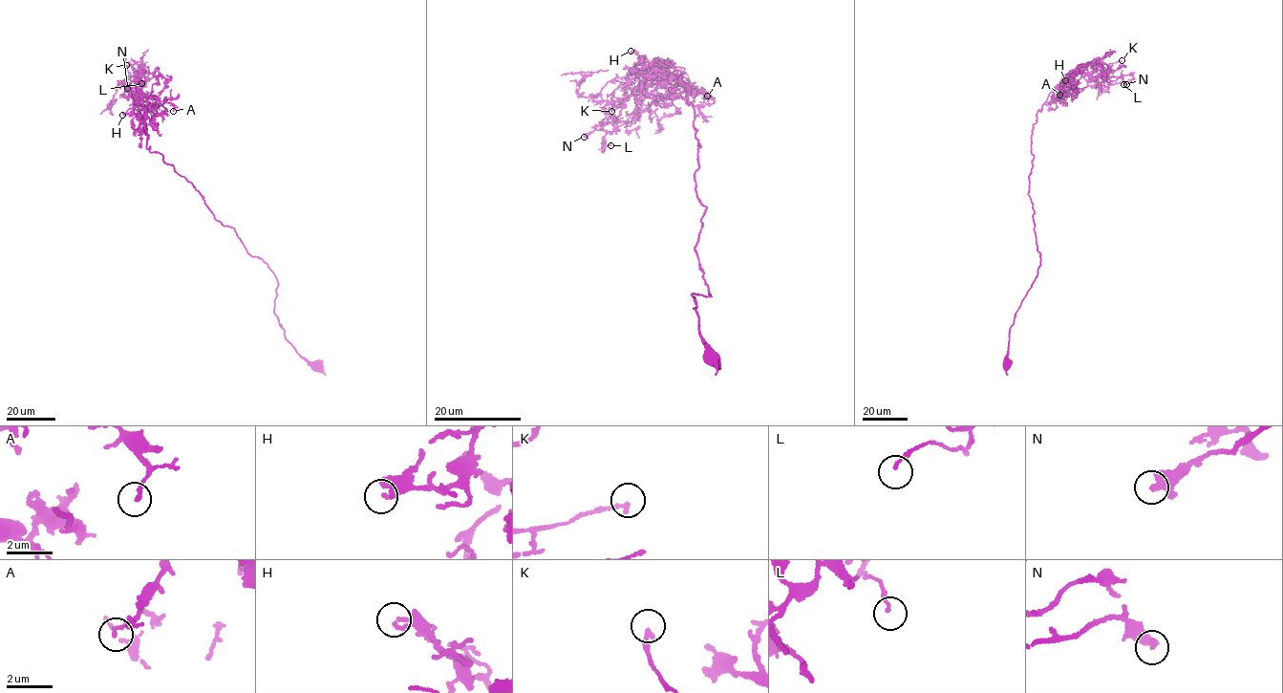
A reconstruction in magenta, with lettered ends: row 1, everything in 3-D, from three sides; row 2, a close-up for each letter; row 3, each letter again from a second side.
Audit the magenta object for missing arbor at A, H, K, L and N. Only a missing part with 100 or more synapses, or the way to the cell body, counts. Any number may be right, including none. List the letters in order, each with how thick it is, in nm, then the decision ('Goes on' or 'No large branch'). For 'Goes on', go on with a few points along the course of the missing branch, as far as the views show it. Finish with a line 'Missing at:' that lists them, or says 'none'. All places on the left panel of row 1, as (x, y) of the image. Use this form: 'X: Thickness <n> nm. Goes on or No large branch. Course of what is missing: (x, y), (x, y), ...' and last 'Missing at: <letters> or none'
A: Thickness 140 nm. No large branch
H: Thickness 180 nm. No large branch
K: Thickness 190 nm. No large branch
L: Thickness 140 nm. No large branch
N: Thickness 240 nm. No large branch
Missing at: none

